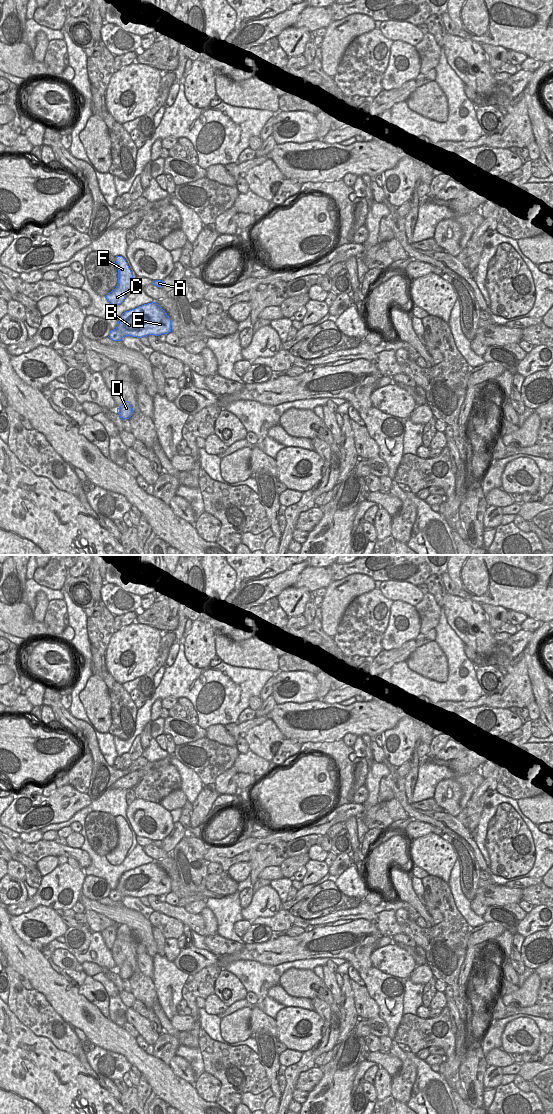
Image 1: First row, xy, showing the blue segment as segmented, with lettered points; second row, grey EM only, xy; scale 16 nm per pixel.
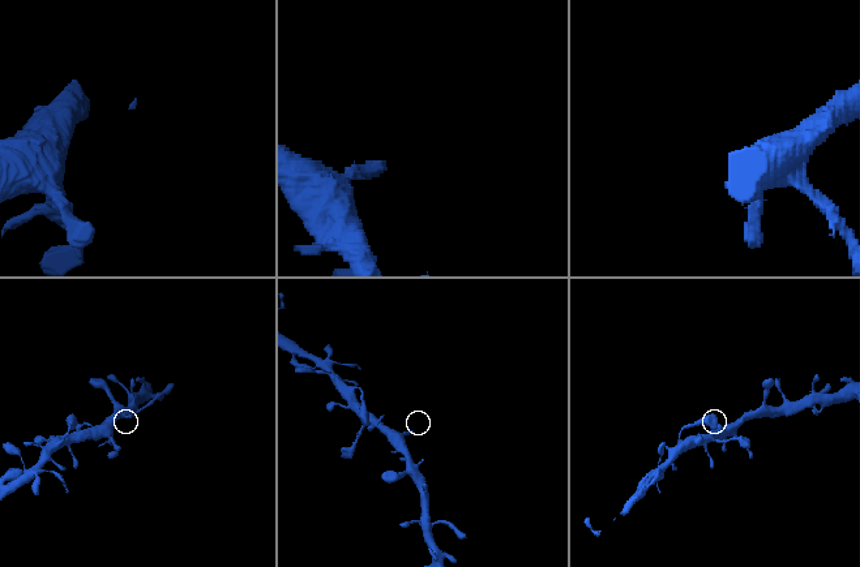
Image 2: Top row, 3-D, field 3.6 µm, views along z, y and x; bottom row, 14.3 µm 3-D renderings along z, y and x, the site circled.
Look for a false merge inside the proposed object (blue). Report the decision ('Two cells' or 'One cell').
One cell

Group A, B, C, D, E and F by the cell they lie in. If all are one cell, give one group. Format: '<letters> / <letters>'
A B C D E F

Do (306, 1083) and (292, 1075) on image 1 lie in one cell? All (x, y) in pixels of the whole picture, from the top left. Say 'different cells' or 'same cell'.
different cells

